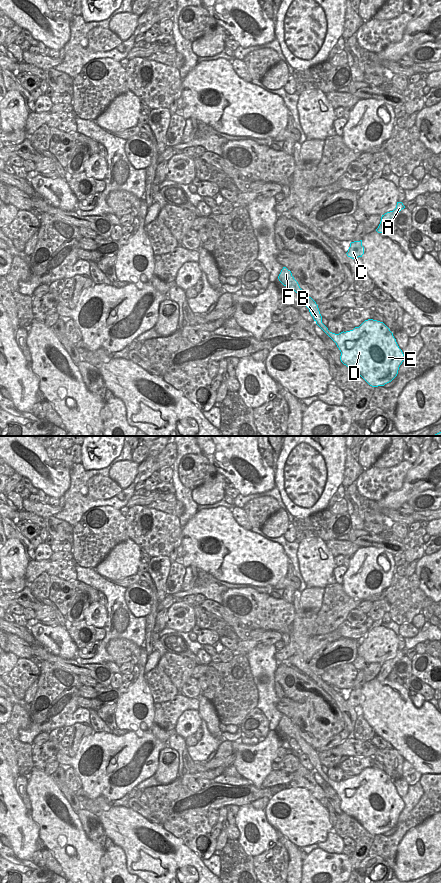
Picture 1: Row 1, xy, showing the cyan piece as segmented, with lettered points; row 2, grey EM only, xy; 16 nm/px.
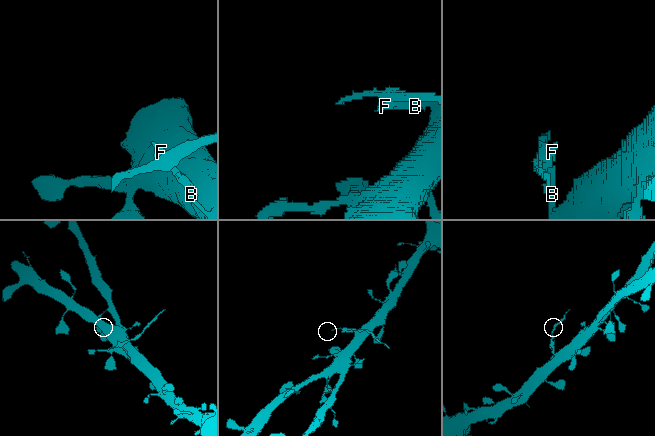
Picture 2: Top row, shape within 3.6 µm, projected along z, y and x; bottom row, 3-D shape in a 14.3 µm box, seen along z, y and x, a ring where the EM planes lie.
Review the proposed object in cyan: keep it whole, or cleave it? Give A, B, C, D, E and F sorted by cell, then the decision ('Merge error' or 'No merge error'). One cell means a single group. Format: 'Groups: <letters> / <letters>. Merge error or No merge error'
Groups: A B C F / D E. Merge error

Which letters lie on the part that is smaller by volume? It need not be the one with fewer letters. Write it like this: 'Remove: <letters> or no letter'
Remove: A, B, C, F

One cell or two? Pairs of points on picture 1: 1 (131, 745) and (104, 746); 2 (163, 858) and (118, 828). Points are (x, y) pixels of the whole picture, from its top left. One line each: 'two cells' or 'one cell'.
1: one cell
2: one cell

